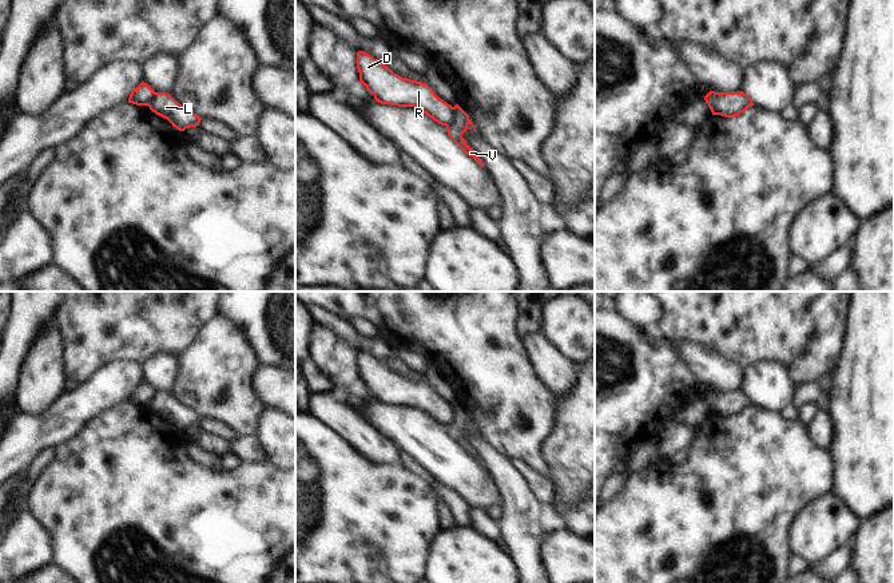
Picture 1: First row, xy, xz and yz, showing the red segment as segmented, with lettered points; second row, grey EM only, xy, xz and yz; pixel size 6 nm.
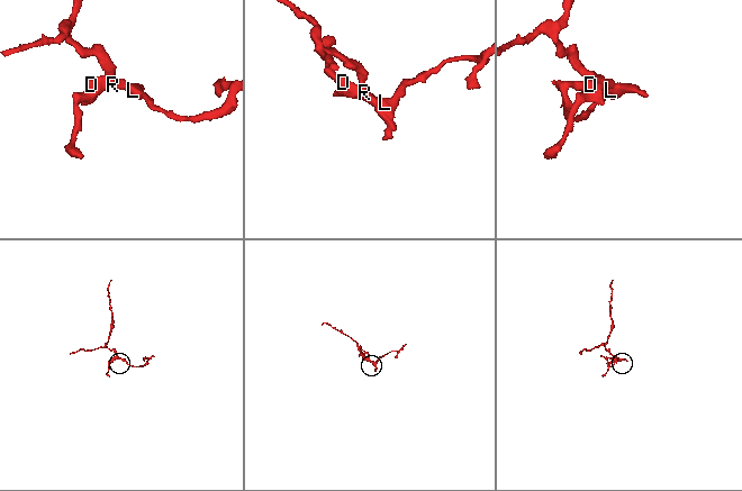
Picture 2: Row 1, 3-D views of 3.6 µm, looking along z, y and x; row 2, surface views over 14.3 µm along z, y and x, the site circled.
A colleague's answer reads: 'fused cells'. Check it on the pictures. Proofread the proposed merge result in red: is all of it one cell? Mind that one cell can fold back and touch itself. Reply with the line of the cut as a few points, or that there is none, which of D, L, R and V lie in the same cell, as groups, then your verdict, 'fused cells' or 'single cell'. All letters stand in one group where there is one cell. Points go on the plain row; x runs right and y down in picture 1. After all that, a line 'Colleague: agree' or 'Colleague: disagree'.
cut in xz along (453, 407), (453, 419), (446, 425); D R / L V; fused cells
Colleague: agree

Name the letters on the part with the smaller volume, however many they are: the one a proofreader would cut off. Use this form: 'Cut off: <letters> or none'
Cut off: L, V

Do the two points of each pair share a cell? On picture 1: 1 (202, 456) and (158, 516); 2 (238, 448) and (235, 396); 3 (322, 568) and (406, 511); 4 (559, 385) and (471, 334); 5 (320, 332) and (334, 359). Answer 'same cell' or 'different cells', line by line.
1: different cells
2: different cells
3: same cell
4: different cells
5: same cell

